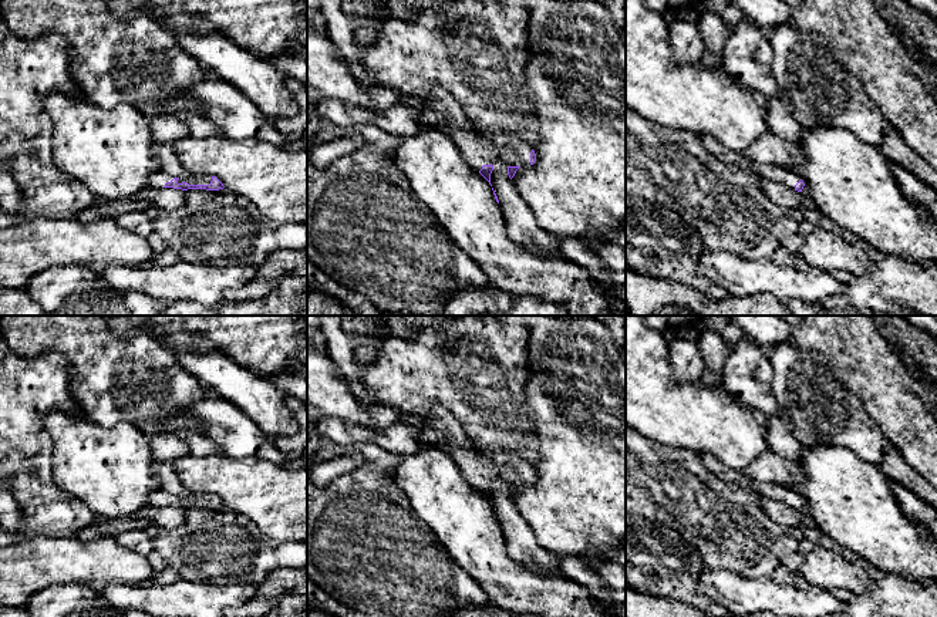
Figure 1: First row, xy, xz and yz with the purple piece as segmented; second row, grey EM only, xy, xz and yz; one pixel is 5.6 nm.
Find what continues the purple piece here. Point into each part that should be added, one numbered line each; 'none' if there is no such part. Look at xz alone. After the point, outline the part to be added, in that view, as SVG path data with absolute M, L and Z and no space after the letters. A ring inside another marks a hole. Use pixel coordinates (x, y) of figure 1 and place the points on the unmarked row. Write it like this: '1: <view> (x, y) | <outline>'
1: xz (478, 468) | M475 446L469 451L456 448L452 458L465 479L478 490L495 479L503 479L509 485L530 483L530 463L512 451L485 455Z

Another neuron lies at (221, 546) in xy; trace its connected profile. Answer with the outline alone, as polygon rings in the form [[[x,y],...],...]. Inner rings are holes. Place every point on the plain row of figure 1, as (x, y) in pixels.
[[[227,508],[185,509],[185,523],[175,529],[162,529],[152,539],[154,550],[173,569],[181,580],[218,584],[240,583],[260,586],[274,570],[282,567],[307,567],[307,543],[276,542],[264,536],[245,515]]]

